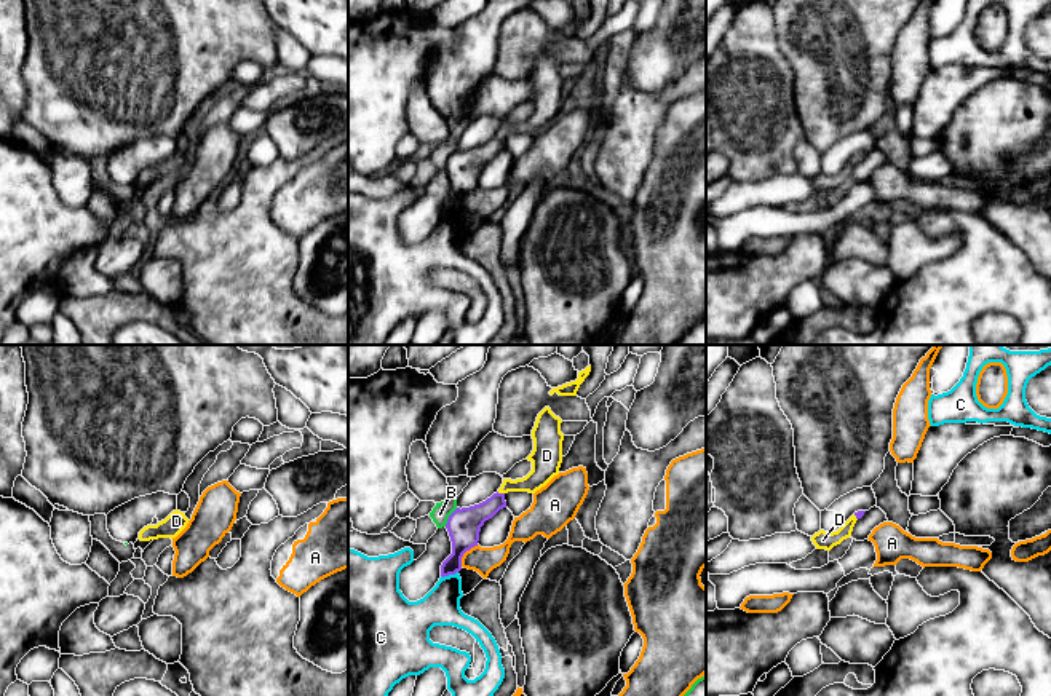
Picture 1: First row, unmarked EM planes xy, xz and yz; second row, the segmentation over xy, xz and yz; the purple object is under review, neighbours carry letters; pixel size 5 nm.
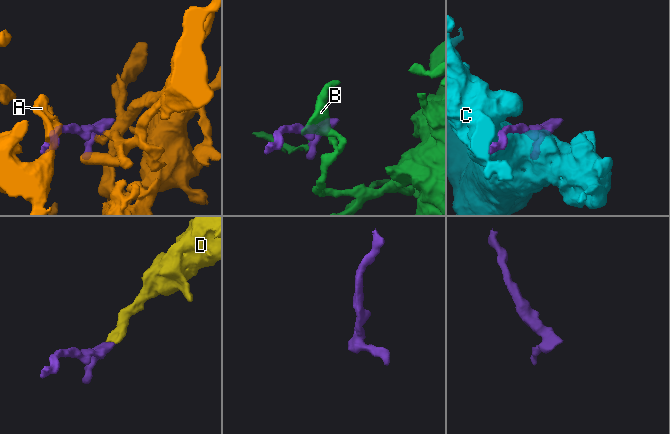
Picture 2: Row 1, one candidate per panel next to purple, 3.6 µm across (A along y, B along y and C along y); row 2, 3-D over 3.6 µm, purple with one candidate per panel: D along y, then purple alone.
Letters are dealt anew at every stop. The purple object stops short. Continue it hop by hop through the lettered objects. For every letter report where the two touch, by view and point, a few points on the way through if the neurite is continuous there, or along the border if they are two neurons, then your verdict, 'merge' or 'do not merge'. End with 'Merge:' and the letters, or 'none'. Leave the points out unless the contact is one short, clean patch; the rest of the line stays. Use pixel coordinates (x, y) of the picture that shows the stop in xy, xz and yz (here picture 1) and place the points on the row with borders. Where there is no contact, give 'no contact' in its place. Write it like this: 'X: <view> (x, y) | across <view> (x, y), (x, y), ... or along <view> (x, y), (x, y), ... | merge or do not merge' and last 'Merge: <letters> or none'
A: xz (465, 551) | do not merge
B: xz (449, 518) | do not merge
C: xz (449, 573) | do not merge
D: xz (500, 494) | across xz (464, 525), (484, 511), (500, 494), (543, 470) | merge
Merge: D

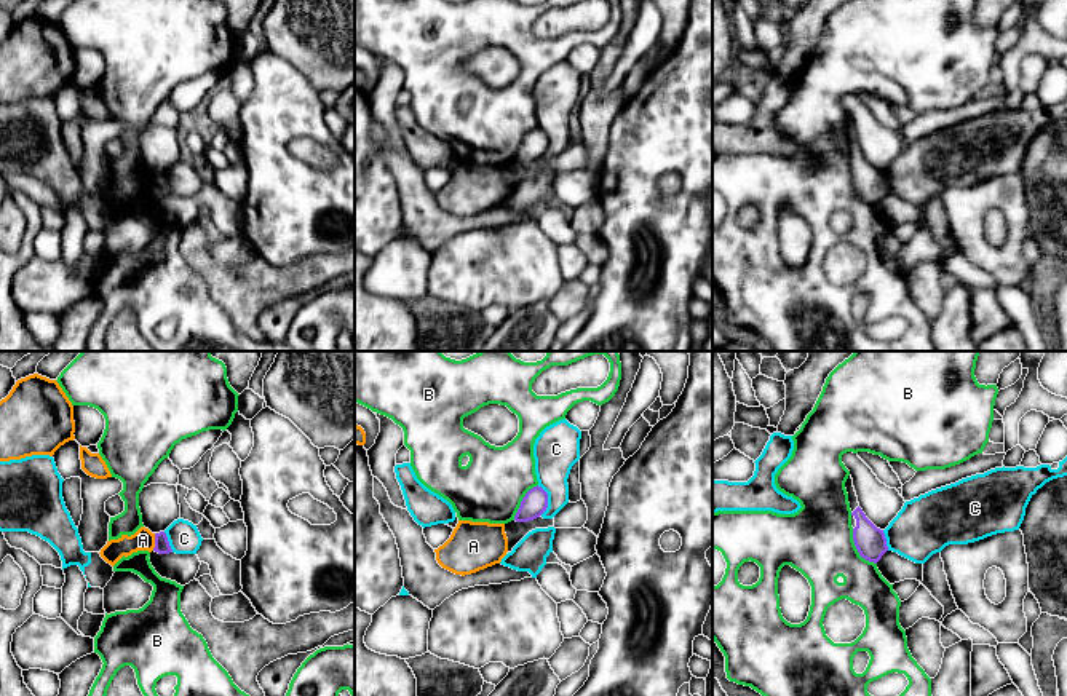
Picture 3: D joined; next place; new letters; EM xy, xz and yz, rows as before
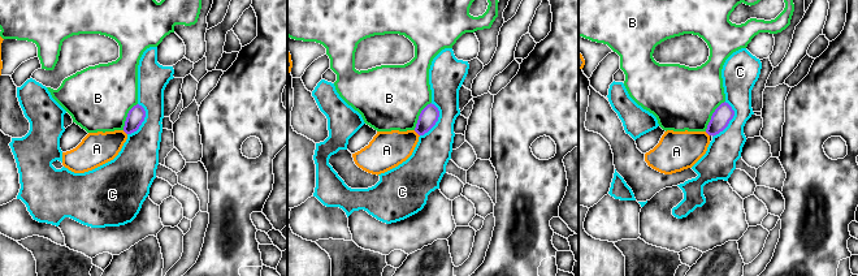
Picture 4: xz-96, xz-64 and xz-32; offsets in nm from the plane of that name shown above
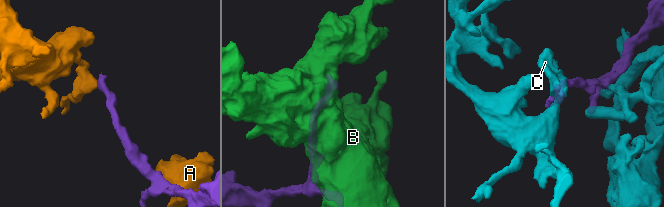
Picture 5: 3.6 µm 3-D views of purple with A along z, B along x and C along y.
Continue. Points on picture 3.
A: xy (155, 541) | along xy (155, 533), (155, 546), (152, 549) | do not merge
B: yz (856, 548) | do not merge
C: xz (547, 500) | do not merge
Merge: none

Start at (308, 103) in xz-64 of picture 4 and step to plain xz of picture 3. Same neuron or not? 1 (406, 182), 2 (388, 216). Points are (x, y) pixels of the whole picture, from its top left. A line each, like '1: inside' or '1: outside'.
1: inside
2: outside

